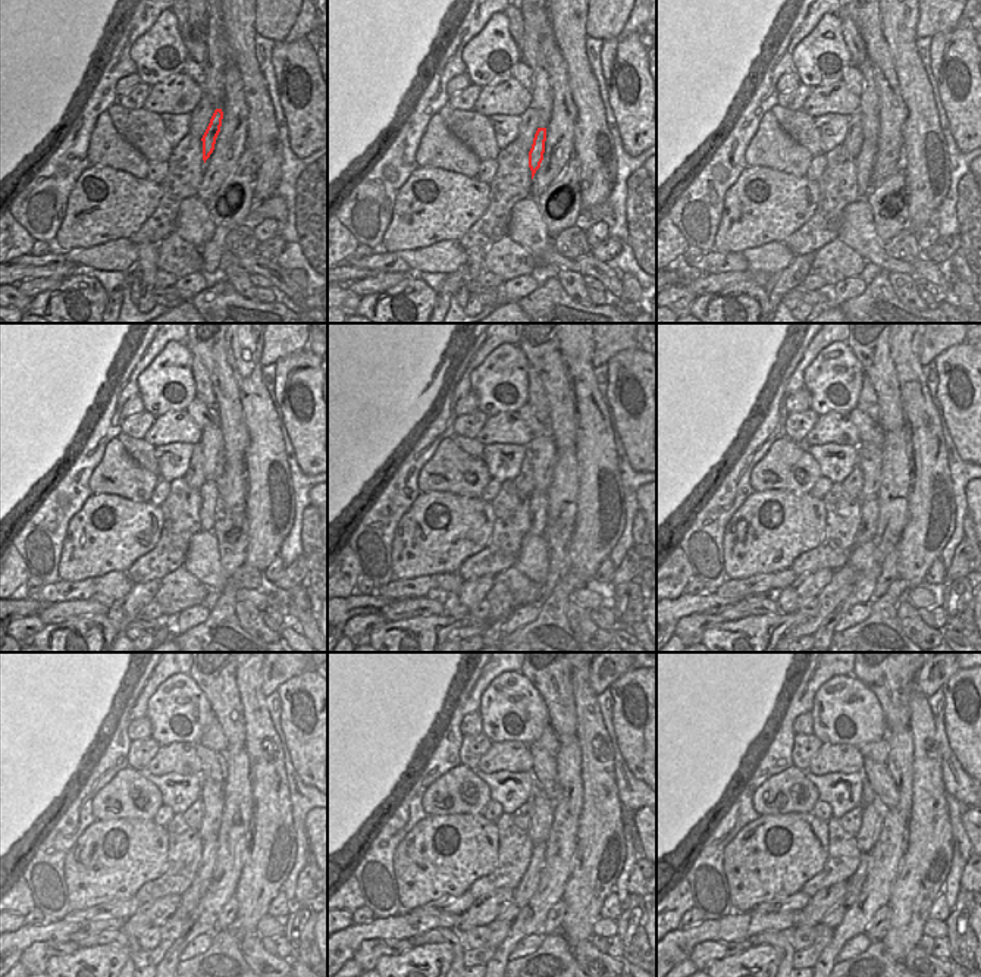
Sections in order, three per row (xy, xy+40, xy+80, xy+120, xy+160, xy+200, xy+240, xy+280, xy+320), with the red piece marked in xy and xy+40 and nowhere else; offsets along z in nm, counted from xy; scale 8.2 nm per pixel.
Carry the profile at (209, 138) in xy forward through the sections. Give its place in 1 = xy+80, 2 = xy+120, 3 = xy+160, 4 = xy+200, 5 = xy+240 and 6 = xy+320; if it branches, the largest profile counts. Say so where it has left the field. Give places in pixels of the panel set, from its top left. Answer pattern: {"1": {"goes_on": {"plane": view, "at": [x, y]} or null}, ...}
{"1": {"goes_on": {"plane": "xy+80", "at": [865, 160]}}, "2": {"goes_on": {"plane": "xy+120", "at": [209, 498]}}, "3": {"goes_on": {"plane": "xy+160", "at": [538, 501]}}, "4": {"goes_on": {"plane": "xy+200", "at": [865, 532]}}, "5": {"goes_on": {"plane": "xy+240", "at": [190, 899]}}, "6": {"goes_on": {"plane": "xy+320", "at": [855, 883]}}}

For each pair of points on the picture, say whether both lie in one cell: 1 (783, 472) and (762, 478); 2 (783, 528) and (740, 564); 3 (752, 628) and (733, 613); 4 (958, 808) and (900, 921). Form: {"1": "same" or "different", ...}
{"1": "same", "2": "same", "3": "different", "4": "different"}

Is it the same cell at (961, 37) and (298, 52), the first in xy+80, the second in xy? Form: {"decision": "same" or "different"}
{"decision": "same"}

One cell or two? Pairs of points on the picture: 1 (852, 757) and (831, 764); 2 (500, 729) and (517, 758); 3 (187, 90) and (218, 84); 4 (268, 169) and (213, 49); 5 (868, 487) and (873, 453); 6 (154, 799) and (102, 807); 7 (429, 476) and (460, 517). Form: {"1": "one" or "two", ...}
{"1": "one", "2": "two", "3": "two", "4": "two", "5": "one", "6": "one", "7": "two"}

